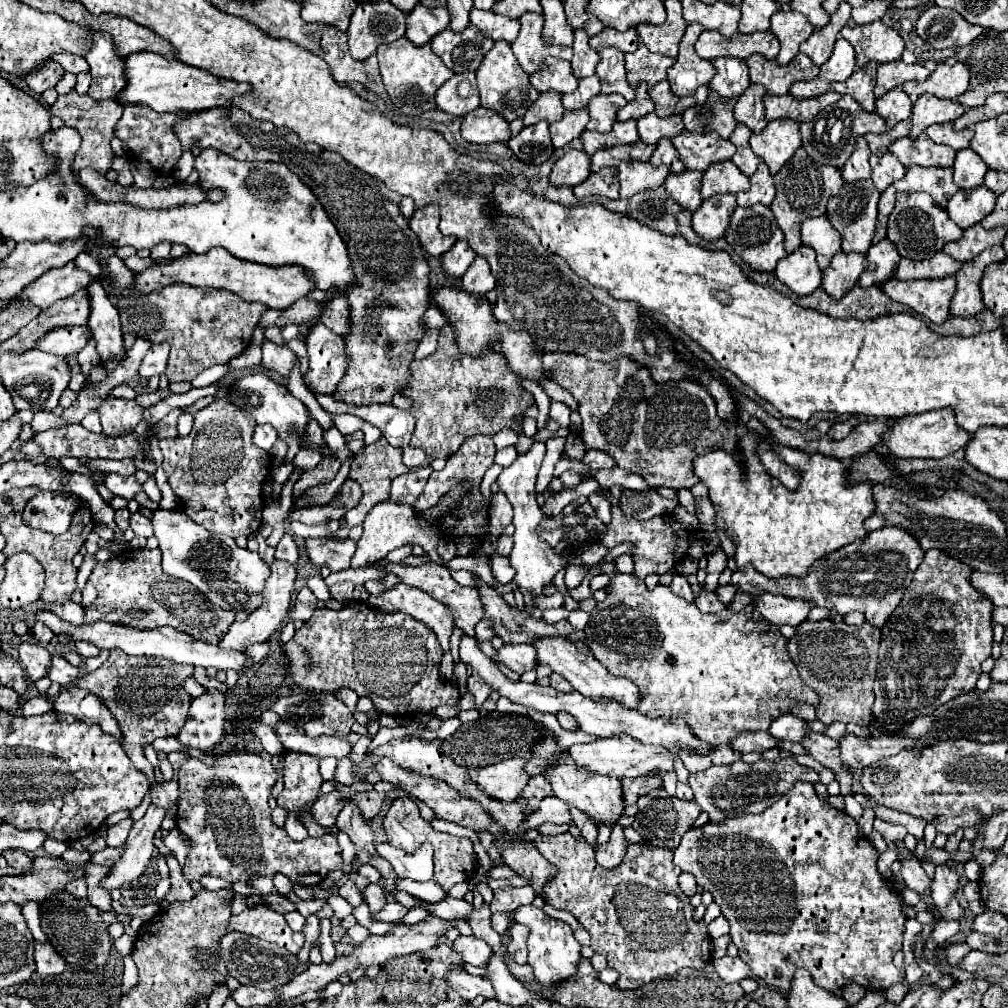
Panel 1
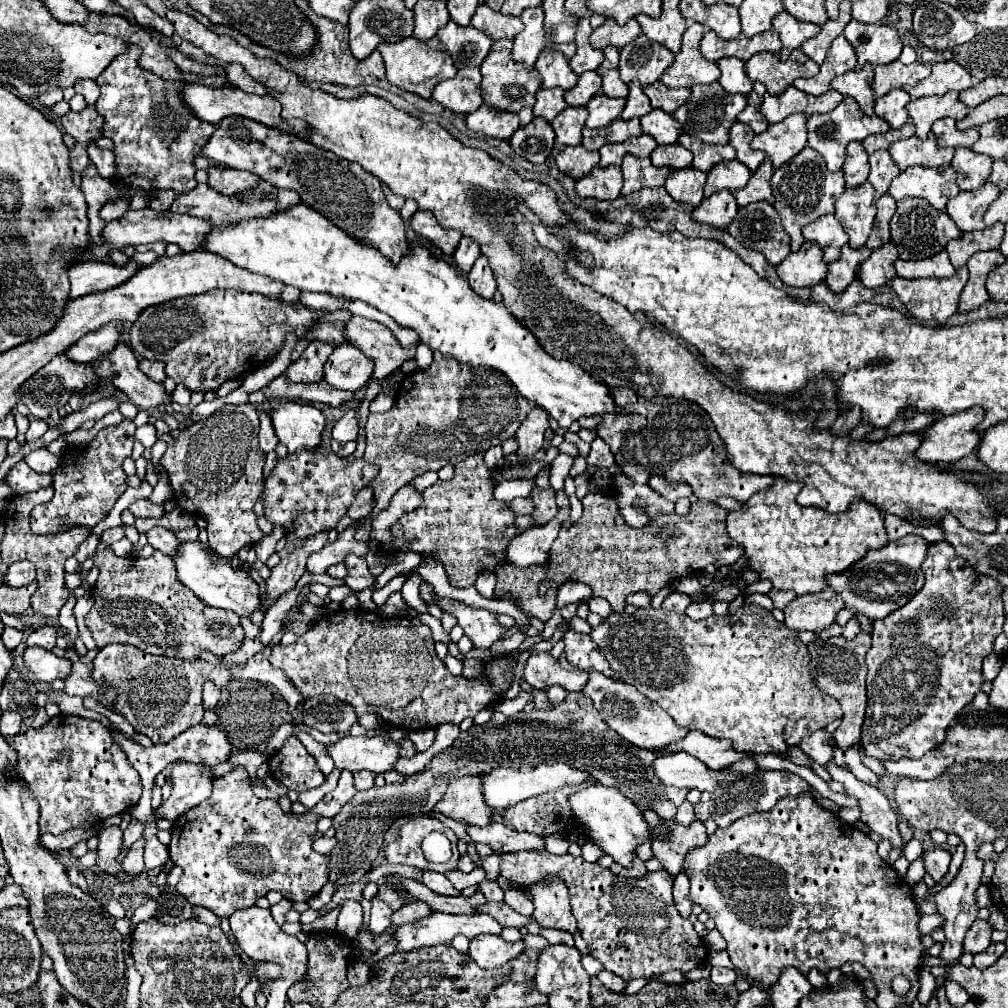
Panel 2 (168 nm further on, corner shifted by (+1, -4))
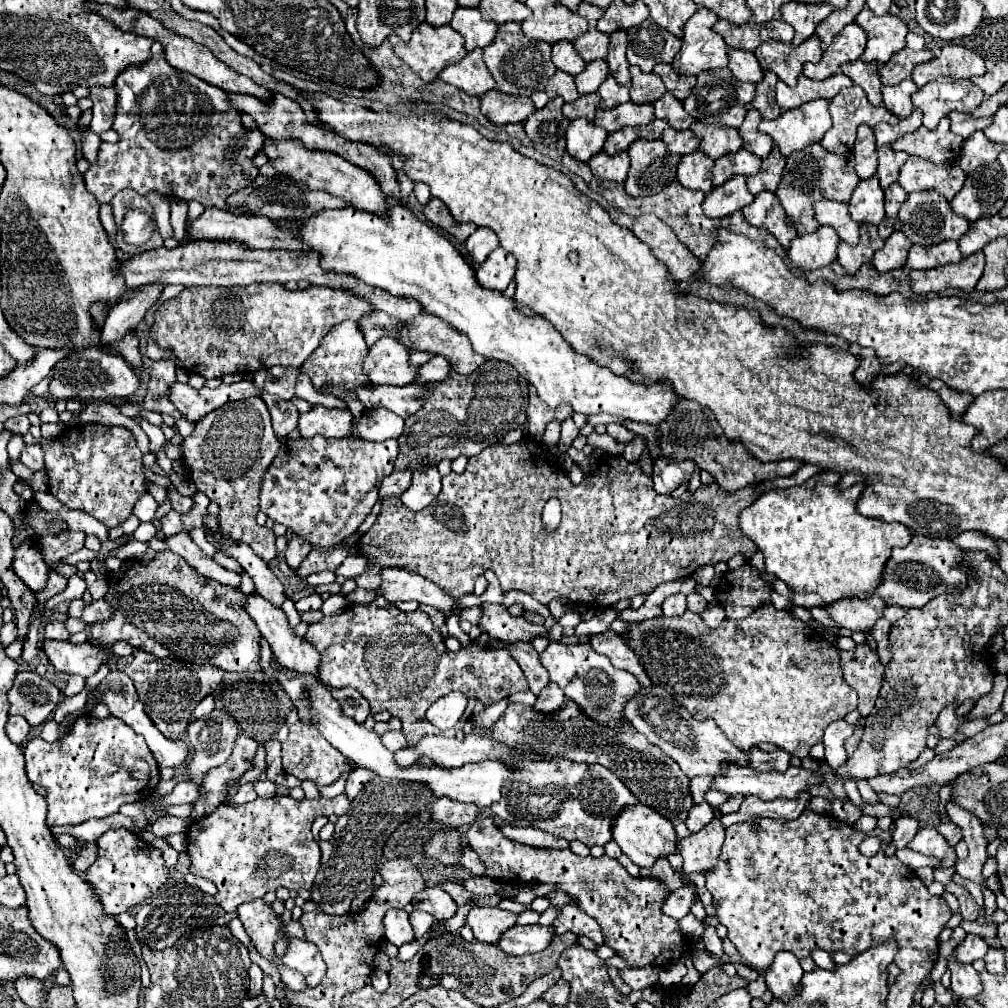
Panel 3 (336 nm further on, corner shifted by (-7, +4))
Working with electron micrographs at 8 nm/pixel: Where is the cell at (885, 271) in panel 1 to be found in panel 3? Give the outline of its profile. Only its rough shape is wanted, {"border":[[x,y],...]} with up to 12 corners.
{"border":[[894,231],[874,253],[878,273],[904,267],[910,245]]}

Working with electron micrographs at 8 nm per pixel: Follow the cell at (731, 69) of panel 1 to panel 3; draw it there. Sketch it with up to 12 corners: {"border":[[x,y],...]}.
{"border":[[728,51],[730,71],[740,81],[760,83],[762,69],[752,51]]}

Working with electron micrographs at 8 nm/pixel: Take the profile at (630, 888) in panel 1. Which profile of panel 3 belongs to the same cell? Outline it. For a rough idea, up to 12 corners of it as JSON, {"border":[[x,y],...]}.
{"border":[[476,819],[488,877],[556,885],[630,967],[692,951],[668,887],[608,855],[514,843]]}

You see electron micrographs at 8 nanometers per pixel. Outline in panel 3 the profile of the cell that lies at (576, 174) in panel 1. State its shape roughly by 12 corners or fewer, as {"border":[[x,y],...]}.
{"border":[[572,121],[566,151],[578,161],[600,153],[608,133]]}

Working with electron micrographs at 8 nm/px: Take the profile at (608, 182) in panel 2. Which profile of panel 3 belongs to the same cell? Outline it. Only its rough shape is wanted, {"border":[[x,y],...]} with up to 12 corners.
{"border":[[602,153],[590,159],[600,181],[624,183],[630,171],[628,153]]}

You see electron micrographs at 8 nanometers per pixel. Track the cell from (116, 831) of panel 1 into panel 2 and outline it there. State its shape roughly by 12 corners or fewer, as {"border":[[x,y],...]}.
{"border":[[104,827],[98,833],[100,873],[130,883],[120,869],[122,833],[118,827]]}

